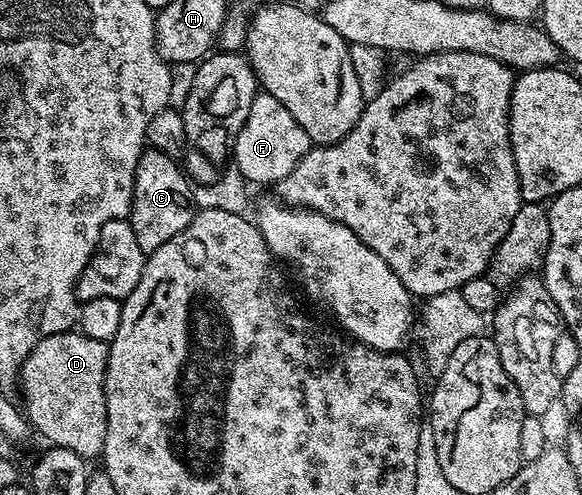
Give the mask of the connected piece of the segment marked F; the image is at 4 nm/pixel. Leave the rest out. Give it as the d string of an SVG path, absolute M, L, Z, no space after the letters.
M259 91L252 99L252 108L248 111L248 119L244 119L244 127L240 127L240 131L233 138L232 165L234 161L244 180L251 181L254 185L273 186L280 179L284 179L284 175L288 175L288 171L292 171L292 167L296 167L296 163L300 163L300 159L311 148L309 135L304 127L300 127L300 123L296 123L296 119L292 119L292 111L288 111L288 107L280 103L280 99L272 99L272 95Z

